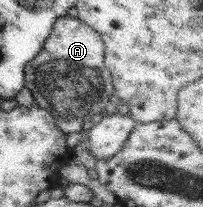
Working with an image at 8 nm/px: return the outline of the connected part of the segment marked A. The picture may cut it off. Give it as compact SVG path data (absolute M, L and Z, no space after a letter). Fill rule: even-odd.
M57 18L42 51L25 66L24 84L33 94L35 104L55 117L64 134L79 132L87 139L89 129L82 129L83 123L105 109L109 96L115 94L111 74L104 64L101 34L79 18Z

